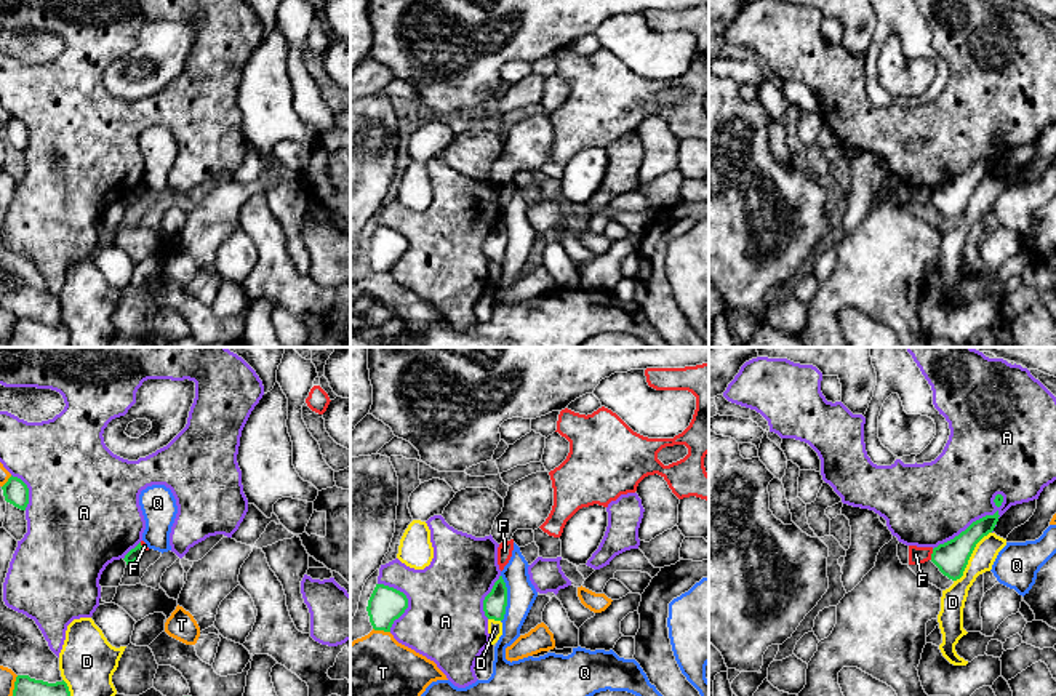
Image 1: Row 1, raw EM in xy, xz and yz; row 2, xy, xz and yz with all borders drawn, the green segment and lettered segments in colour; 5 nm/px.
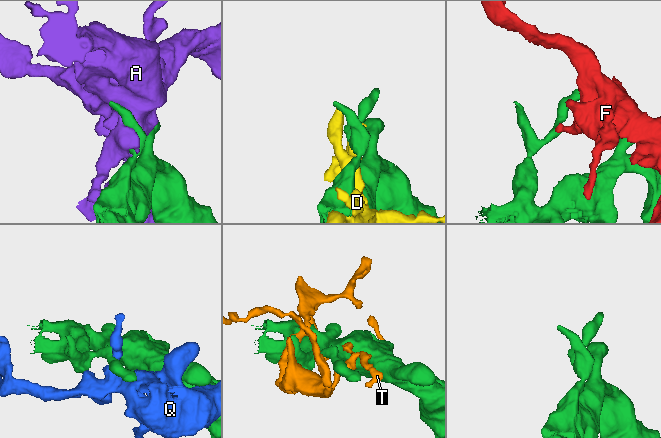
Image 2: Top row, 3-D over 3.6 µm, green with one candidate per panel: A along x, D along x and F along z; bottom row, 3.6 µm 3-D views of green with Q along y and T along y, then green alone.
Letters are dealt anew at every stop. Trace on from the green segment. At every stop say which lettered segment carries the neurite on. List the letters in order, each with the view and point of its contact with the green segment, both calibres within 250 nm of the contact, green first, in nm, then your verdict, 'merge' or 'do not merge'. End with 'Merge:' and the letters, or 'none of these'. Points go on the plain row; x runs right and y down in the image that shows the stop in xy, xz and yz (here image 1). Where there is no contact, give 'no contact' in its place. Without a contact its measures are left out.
A: meets green in yz at (973, 164); 160 nm thick on the green side, 420 nm on the other; do not merge
D: meets green in yz at (970, 197); 160 nm thick on the green side, 130 nm on the other; do not merge
F: meets green in yz at (932, 196); 160 nm thick on the green side, 80 nm on the other; do not merge
Q: meets green in xz at (506, 240); 120 nm thick on the green side, 140 nm on the other; do not merge
T: meets green in xz at (381, 271); 180 nm thick on the green side, 420 nm on the other; do not merge
Merge: none of these

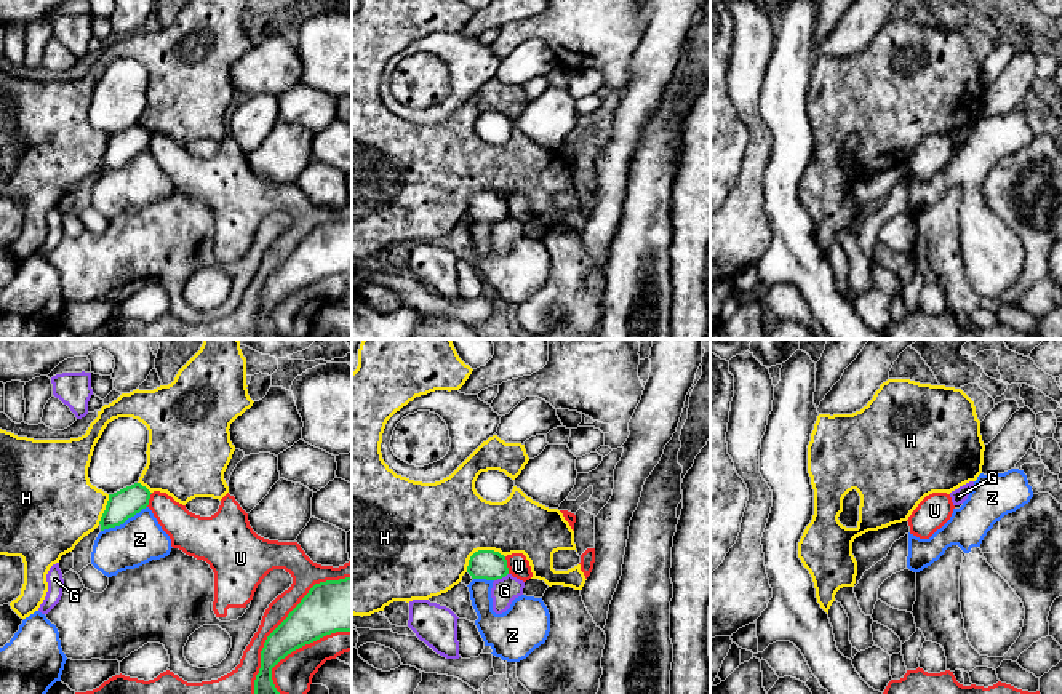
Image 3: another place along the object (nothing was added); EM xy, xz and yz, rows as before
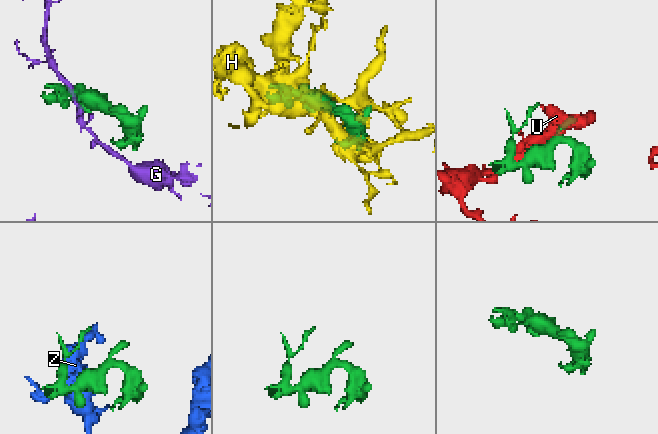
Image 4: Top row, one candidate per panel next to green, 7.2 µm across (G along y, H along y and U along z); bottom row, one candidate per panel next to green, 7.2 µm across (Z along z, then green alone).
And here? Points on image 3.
G: meets green in xz at (501, 219); 150 nm thick on the green side, 130 nm on the other; do not merge
H: meets green in xz at (480, 192); 150 nm thick on the green side, 440 nm on the other; do not merge
U: meets green in xy at (282, 264); 260 nm thick on the green side, 110 nm on the other; do not merge
Z: meets green in xy at (123, 163); 150 nm thick on the green side, 240 nm on the other; do not merge
Merge: none of these

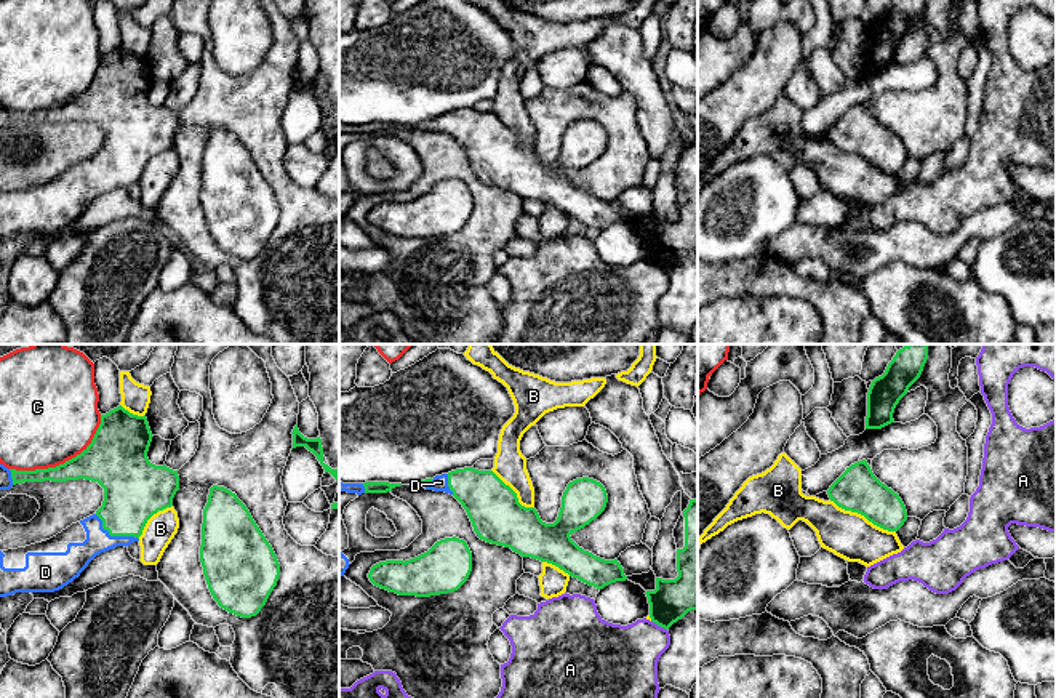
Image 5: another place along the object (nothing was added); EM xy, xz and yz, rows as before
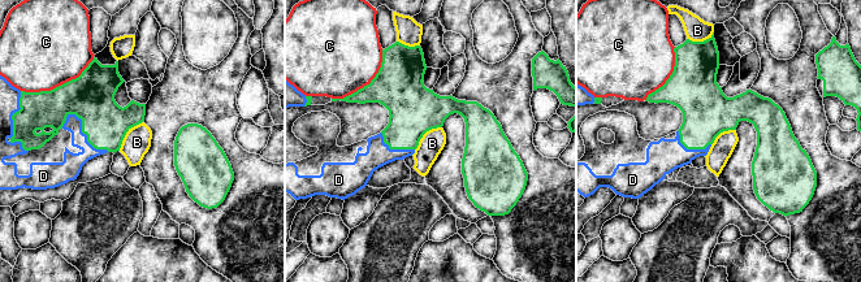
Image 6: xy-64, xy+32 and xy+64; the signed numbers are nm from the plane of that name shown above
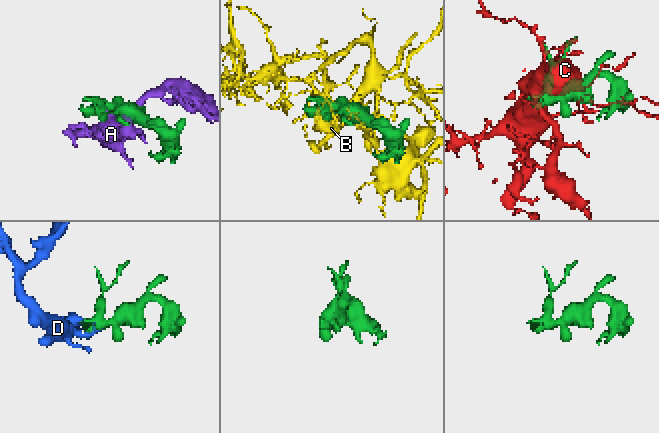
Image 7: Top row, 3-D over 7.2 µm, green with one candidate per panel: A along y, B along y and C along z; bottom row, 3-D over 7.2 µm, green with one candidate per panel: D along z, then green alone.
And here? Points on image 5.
A: meets green in xz at (660, 266); 200 nm thick on the green side, 340 nm on the other; do not merge
B: meets green in yz at (863, 156); 220 nm thick on the green side, 240 nm on the other; do not merge
C: meets green in xy at (64, 104); 280 nm thick on the green side, 480 nm on the other; do not merge
D: meets green in xy at (114, 176); 300 nm thick on the green side, 140 nm on the other; merge
Merge: D

